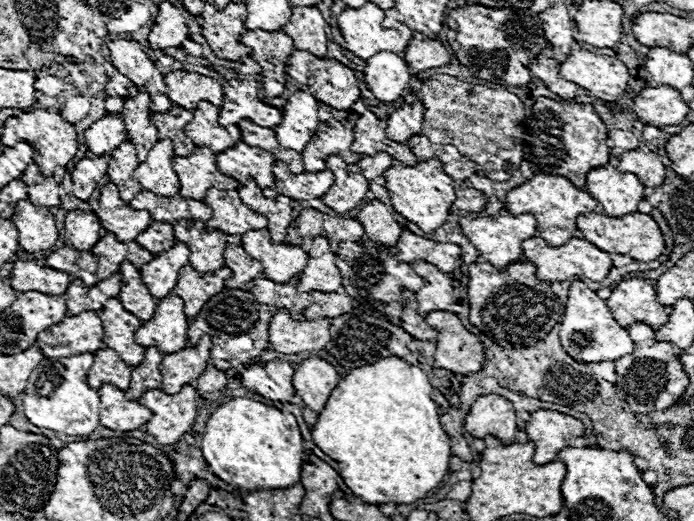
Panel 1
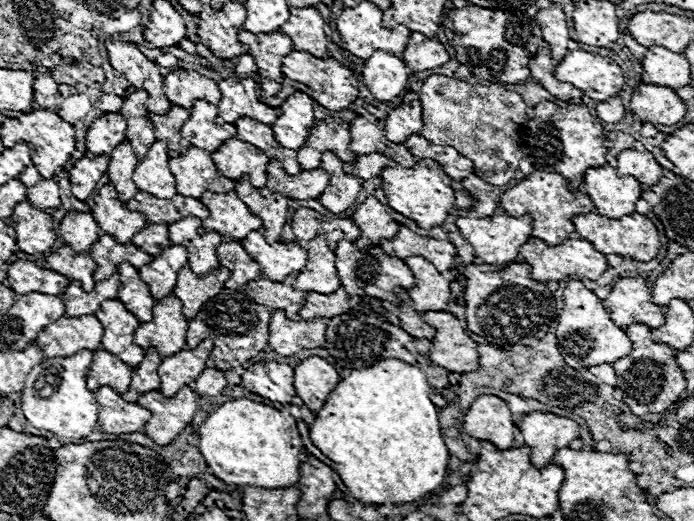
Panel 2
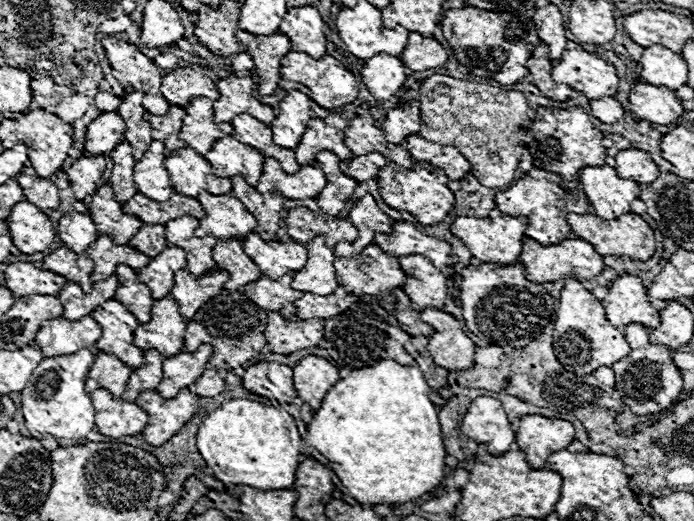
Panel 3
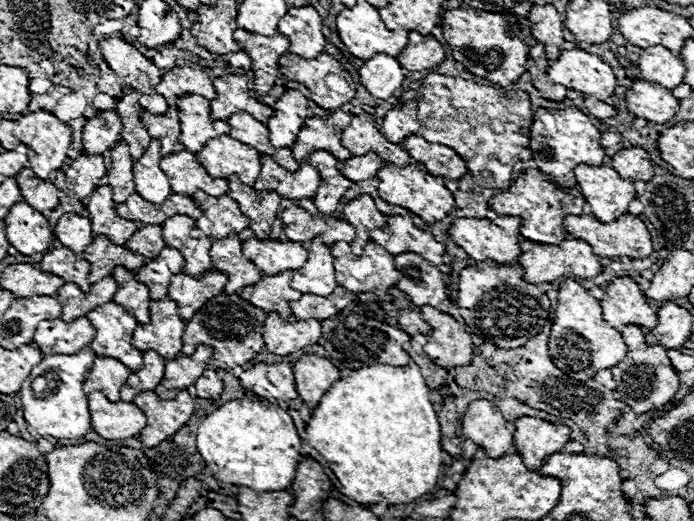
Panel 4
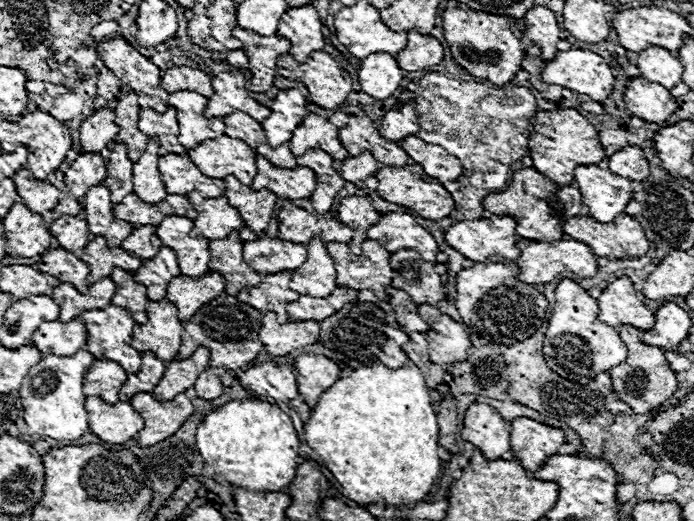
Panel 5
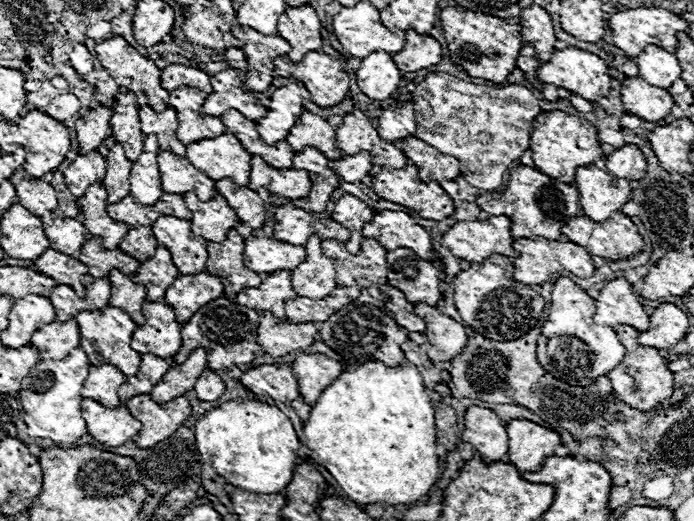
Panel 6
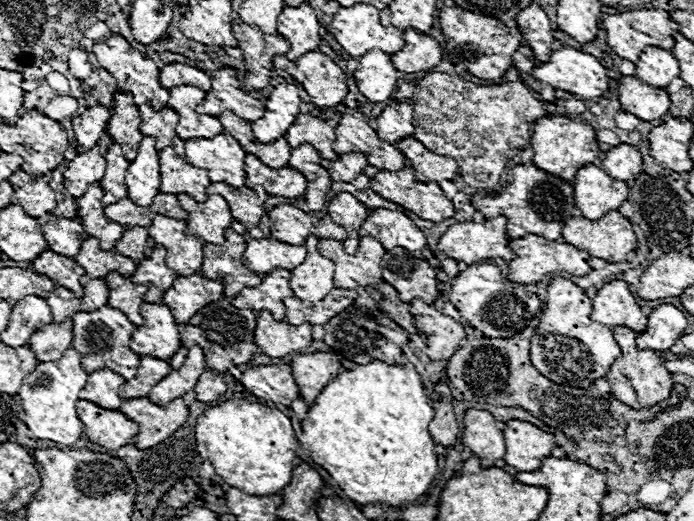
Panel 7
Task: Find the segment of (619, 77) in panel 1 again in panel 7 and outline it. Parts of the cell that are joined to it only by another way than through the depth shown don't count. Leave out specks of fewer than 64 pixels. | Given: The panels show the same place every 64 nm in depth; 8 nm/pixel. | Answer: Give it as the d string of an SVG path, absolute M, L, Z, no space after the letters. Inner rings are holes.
M562 48L552 52L550 60L536 66L532 76L544 84L566 90L582 100L592 100L608 90L606 68L592 54L576 48Z

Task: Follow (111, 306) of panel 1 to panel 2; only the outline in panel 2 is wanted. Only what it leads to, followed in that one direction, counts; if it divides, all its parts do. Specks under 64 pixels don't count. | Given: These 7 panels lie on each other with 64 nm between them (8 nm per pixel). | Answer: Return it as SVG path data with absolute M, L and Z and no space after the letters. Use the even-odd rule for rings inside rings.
M104 300L94 316L100 316L100 322L104 324L102 346L120 356L128 366L138 366L144 360L144 348L134 346L134 332L140 326L138 318L128 312L120 300Z

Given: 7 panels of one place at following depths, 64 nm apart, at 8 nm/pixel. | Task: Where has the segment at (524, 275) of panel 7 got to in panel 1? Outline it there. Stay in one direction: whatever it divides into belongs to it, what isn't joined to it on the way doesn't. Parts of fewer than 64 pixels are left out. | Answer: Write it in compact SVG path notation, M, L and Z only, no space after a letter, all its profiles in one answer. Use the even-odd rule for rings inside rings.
M532 236L528 240L524 240L524 256L536 264L536 276L538 280L544 282L564 282L564 280L592 280L592 282L602 282L610 268L612 268L612 258L608 252L596 248L592 242L584 240L584 238L572 238L568 244L552 248L546 240Z

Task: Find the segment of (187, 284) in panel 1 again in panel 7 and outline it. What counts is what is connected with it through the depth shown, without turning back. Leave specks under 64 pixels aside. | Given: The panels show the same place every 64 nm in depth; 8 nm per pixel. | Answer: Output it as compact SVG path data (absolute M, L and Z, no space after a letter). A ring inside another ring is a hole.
M200 274L178 276L168 292L164 292L162 302L172 310L176 324L186 324L204 304L220 300L224 296L222 282L208 280Z

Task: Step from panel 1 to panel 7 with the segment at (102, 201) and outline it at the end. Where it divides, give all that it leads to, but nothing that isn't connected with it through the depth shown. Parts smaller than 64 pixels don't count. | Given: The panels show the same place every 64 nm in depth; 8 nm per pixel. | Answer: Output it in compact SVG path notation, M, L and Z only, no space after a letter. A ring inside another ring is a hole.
M92 184L80 200L76 200L78 206L78 218L84 224L84 230L100 240L100 248L114 250L114 244L120 240L120 236L126 232L126 228L118 222L112 222L104 216L104 204L102 204L104 190L100 184Z

